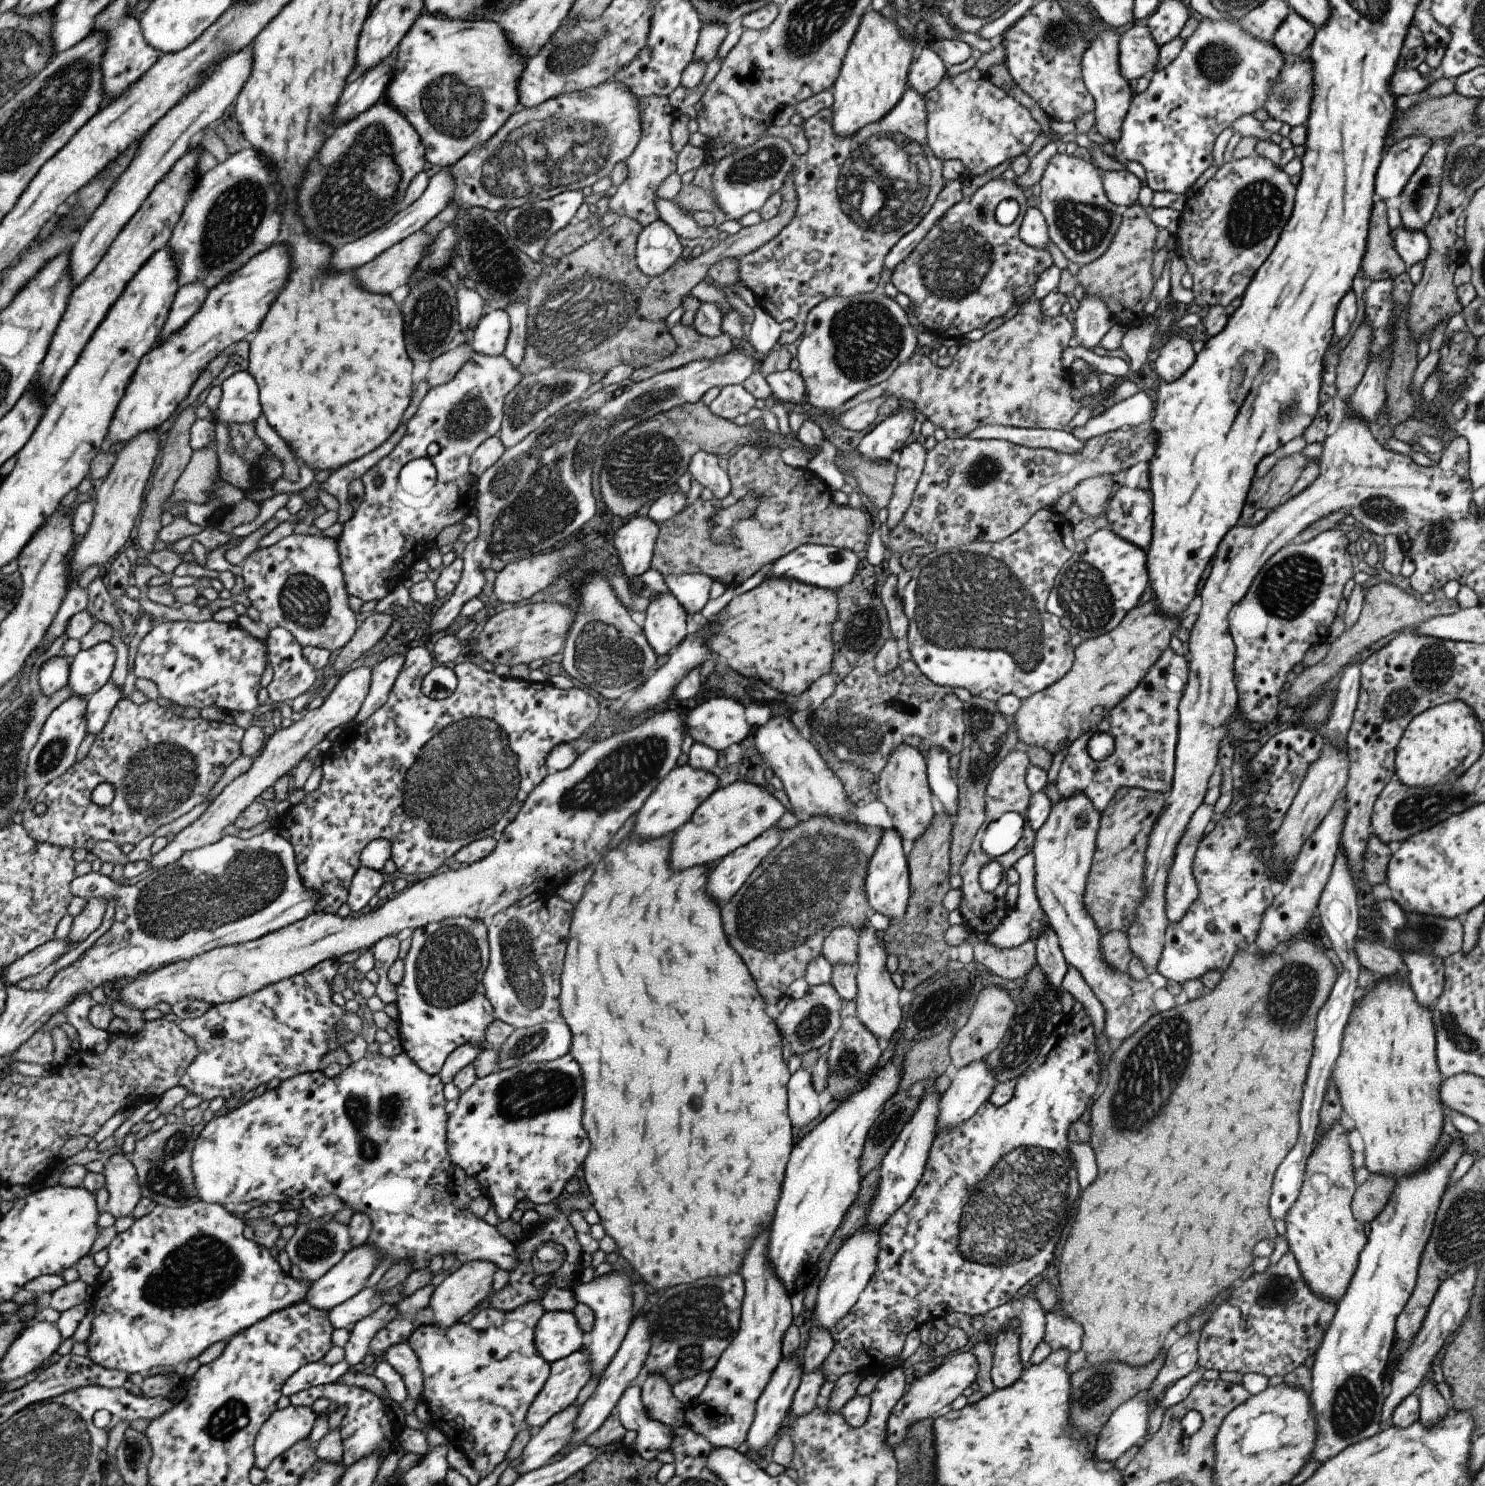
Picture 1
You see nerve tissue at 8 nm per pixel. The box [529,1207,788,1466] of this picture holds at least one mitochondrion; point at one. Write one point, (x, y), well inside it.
(699, 1321)

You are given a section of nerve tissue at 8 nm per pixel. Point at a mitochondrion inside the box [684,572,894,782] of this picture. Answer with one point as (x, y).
(857, 734)

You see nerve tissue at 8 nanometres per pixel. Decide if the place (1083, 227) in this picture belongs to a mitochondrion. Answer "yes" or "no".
yes

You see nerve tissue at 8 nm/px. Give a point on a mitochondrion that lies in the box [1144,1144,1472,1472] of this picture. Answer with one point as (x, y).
(1353, 1407)

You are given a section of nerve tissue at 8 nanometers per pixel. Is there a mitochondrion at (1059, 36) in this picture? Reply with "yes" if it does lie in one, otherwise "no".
yes

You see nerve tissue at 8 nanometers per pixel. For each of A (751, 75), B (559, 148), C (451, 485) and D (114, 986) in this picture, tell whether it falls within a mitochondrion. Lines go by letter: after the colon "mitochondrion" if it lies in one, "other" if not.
A: mitochondrion
B: mitochondrion
C: other
D: other

